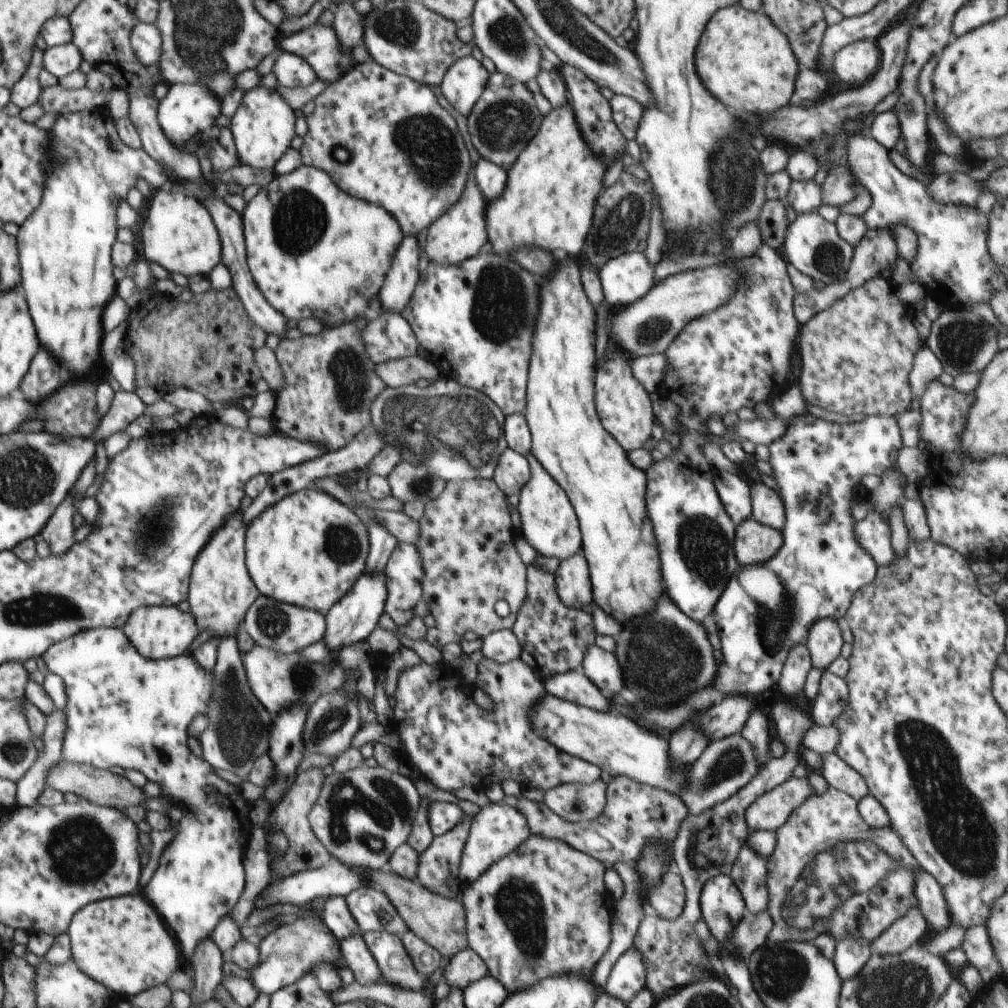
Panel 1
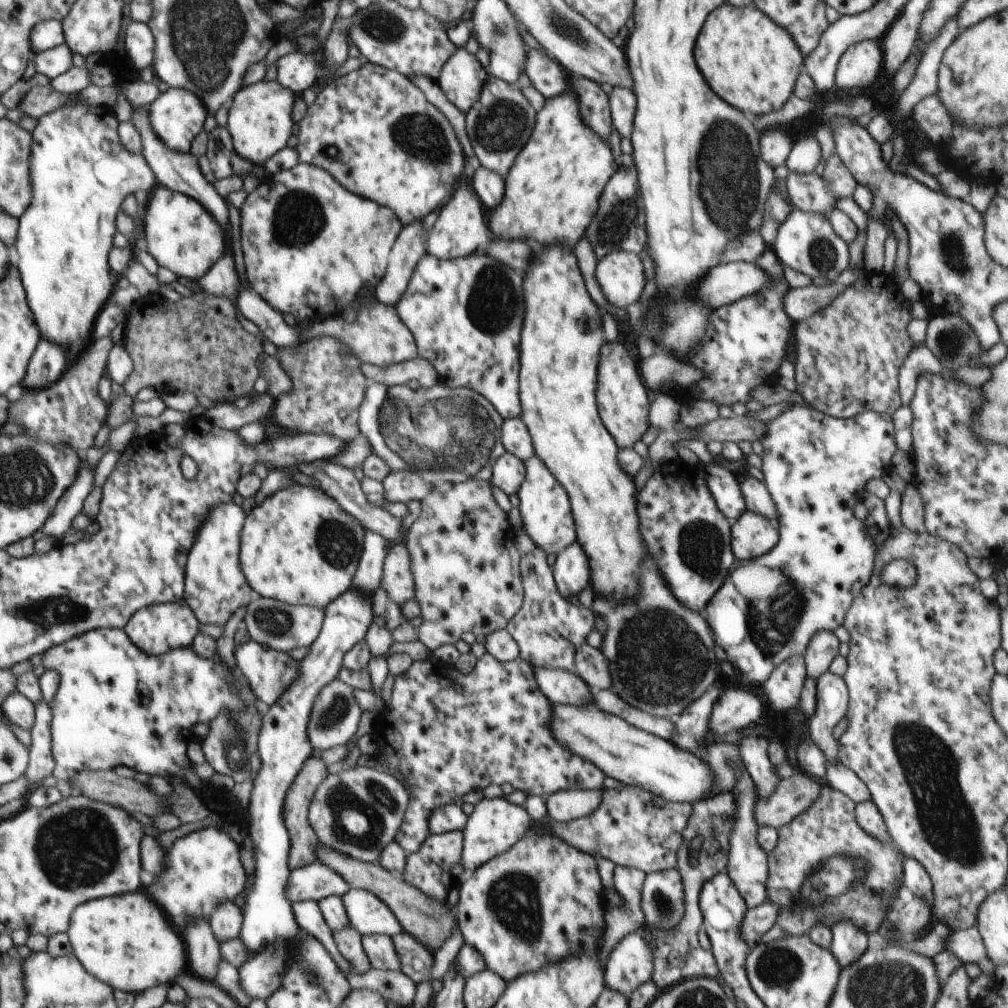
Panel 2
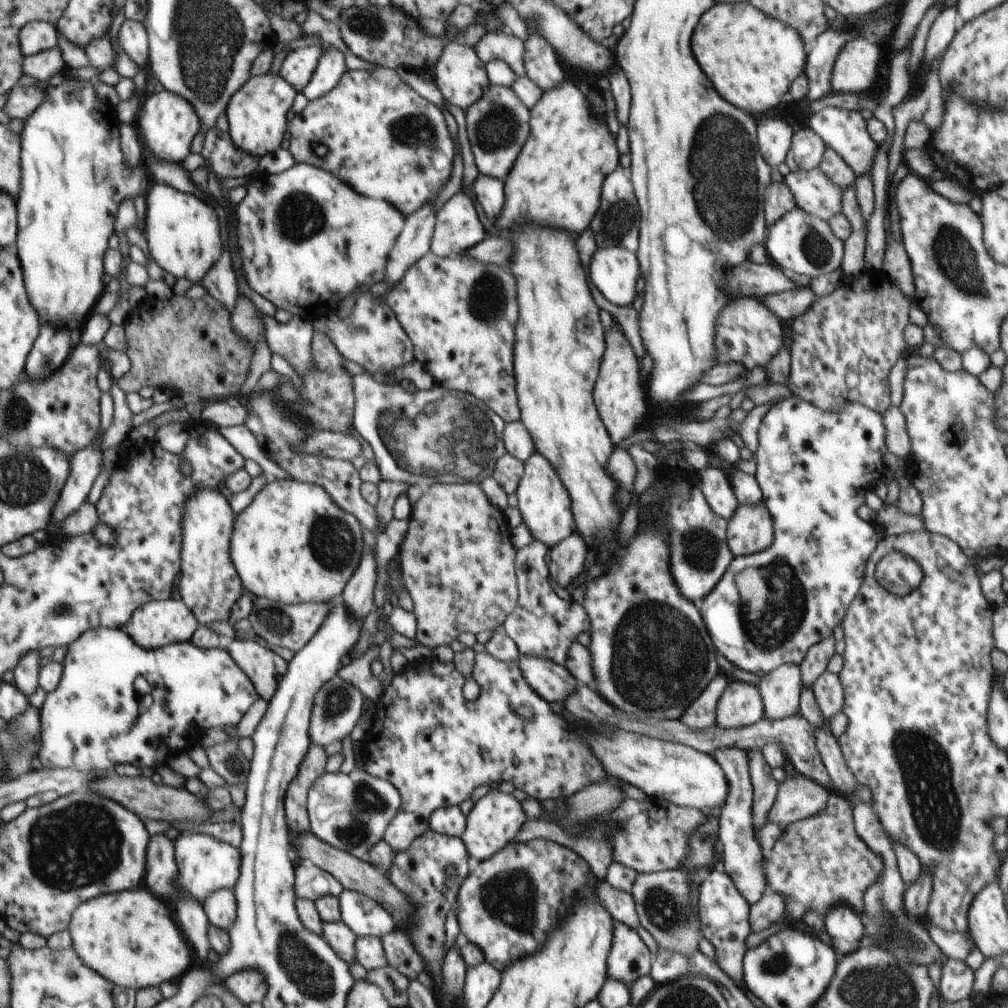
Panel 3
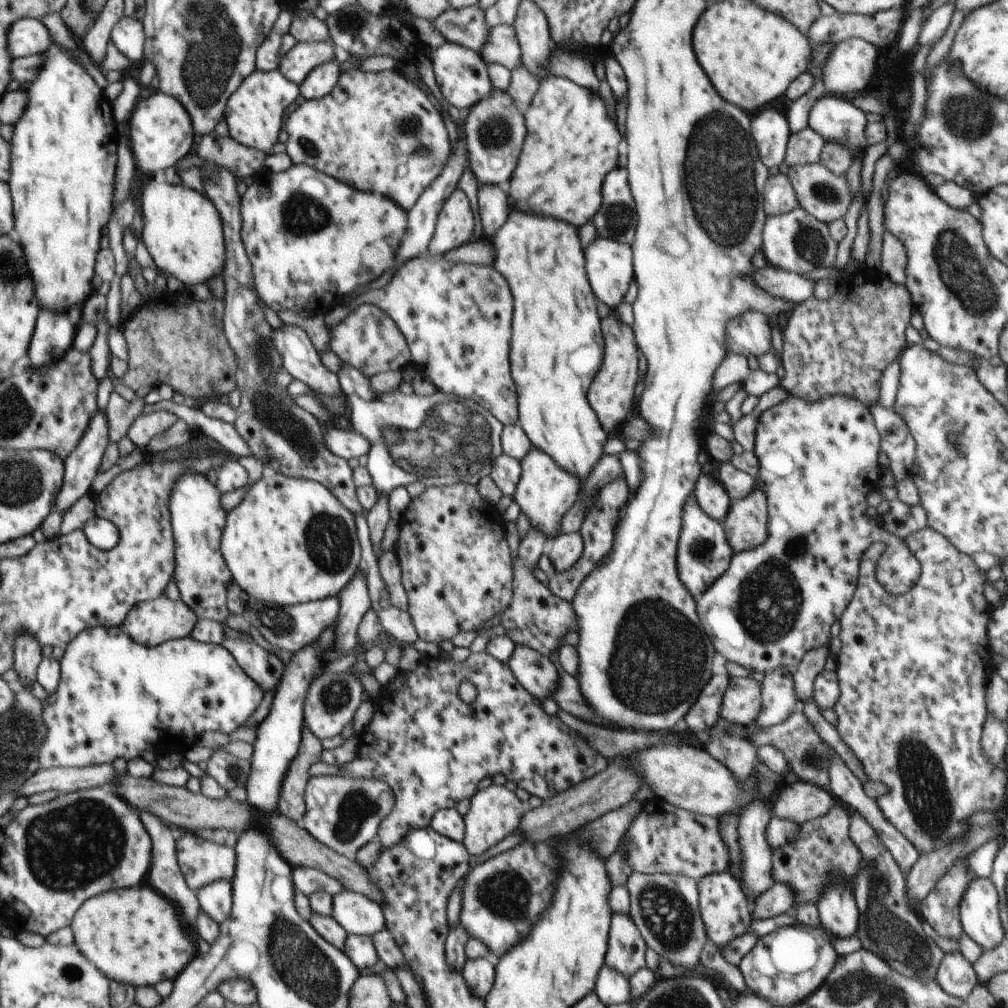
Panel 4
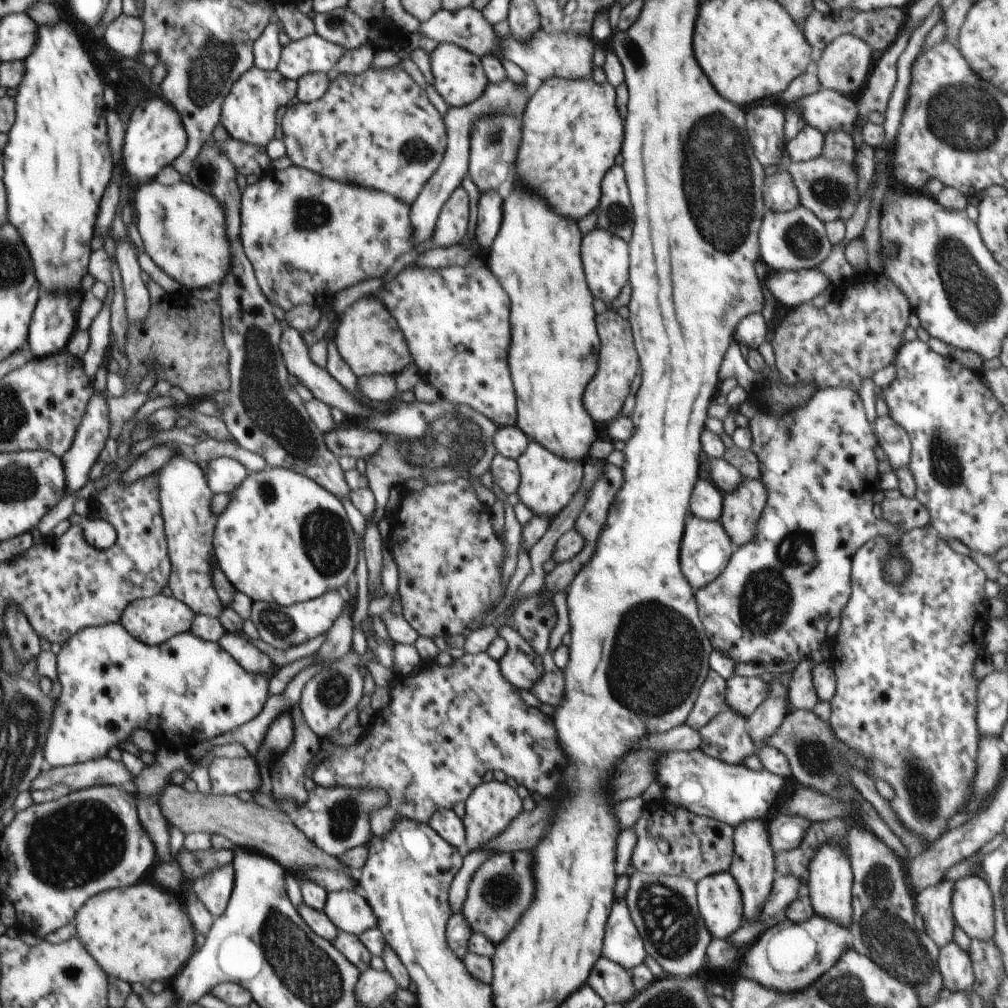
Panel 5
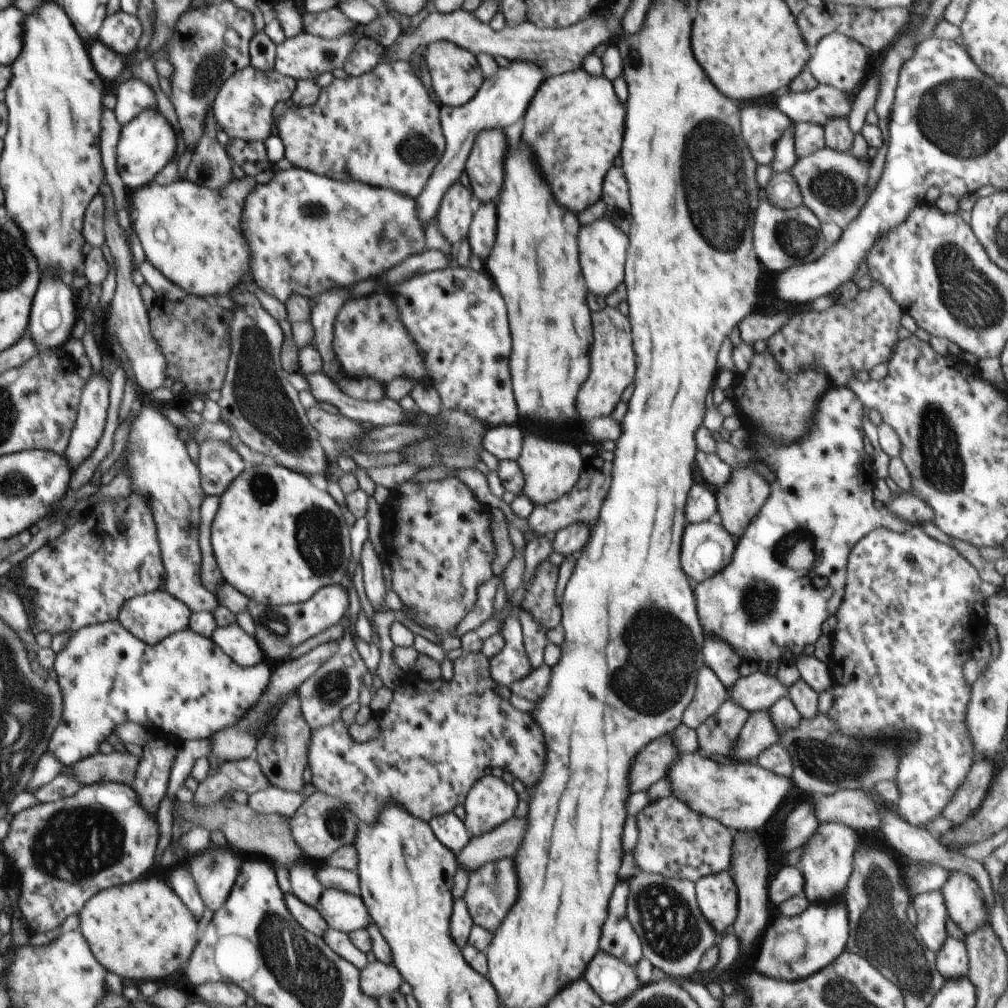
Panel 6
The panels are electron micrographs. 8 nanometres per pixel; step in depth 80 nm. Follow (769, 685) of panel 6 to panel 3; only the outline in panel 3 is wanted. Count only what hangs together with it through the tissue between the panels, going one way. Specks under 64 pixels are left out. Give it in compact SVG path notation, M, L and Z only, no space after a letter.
M734 680L724 689L716 709L716 724L723 729L747 727L765 716L757 686Z

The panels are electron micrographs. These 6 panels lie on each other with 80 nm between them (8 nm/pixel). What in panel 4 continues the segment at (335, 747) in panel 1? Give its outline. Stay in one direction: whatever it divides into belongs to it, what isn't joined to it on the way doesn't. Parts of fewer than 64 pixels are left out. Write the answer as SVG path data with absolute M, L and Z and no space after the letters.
M326 671L322 673L310 687L305 704L305 726L319 738L333 739L353 721L354 713L362 704L362 683L348 671Z

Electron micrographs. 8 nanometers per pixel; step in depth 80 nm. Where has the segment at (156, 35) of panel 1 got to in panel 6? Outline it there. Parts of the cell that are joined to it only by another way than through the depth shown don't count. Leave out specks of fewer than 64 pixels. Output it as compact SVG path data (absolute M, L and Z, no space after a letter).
M120 10L106 15L96 39L118 54L132 54L139 50L138 40L142 36L142 24L136 15Z

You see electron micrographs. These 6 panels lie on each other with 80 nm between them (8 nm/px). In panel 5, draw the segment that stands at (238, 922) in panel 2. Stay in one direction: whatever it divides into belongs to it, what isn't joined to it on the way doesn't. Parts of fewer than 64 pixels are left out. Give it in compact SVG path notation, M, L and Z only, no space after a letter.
M224 865L190 885L190 890L214 919L222 915L228 906L233 891L234 875L233 865Z

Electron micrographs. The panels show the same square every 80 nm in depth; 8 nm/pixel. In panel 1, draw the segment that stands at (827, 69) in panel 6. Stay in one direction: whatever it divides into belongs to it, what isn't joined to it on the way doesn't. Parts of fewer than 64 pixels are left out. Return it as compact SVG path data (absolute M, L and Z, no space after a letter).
M862 39L843 46L833 58L836 78L848 86L864 84L878 70L881 56L874 40Z

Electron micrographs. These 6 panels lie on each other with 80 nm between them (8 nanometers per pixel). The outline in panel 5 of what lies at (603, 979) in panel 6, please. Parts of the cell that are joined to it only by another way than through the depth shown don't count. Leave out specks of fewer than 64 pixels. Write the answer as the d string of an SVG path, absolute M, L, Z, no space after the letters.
M600 957L591 970L587 984L605 1004L626 1004L636 995L630 972L614 961Z

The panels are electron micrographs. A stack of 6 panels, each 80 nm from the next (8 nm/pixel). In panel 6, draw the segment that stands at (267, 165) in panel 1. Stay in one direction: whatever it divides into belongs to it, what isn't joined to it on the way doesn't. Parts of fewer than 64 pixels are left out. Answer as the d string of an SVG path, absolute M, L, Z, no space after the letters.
M250 64L235 72L224 81L213 104L212 110L219 128L224 130L230 139L265 142L272 134L274 119L281 105L291 99L296 85L297 81L280 74L275 68L261 71Z

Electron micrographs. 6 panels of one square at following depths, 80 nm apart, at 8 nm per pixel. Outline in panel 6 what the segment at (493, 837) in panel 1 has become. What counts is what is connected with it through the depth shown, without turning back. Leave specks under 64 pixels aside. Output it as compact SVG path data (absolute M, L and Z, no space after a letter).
M492 774L484 775L466 795L463 823L472 837L479 837L514 817L518 802L520 796L512 785Z

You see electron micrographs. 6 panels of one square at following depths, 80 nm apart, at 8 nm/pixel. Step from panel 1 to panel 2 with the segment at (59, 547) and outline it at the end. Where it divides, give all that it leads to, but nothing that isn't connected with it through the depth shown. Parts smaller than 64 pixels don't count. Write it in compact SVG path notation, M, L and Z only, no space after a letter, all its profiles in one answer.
M81 460L81 467L74 481L58 499L52 514L43 526L45 536L55 538L56 545L62 544L63 536L72 529L73 520L82 513L84 499L93 489L94 471L87 467L86 460Z

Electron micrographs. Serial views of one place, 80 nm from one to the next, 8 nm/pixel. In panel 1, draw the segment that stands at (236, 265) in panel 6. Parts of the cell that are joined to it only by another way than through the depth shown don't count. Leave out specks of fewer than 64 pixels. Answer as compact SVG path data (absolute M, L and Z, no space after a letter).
M156 190L142 226L143 258L159 264L168 272L184 276L208 276L221 263L222 243L208 209L200 200L185 196L180 190Z

